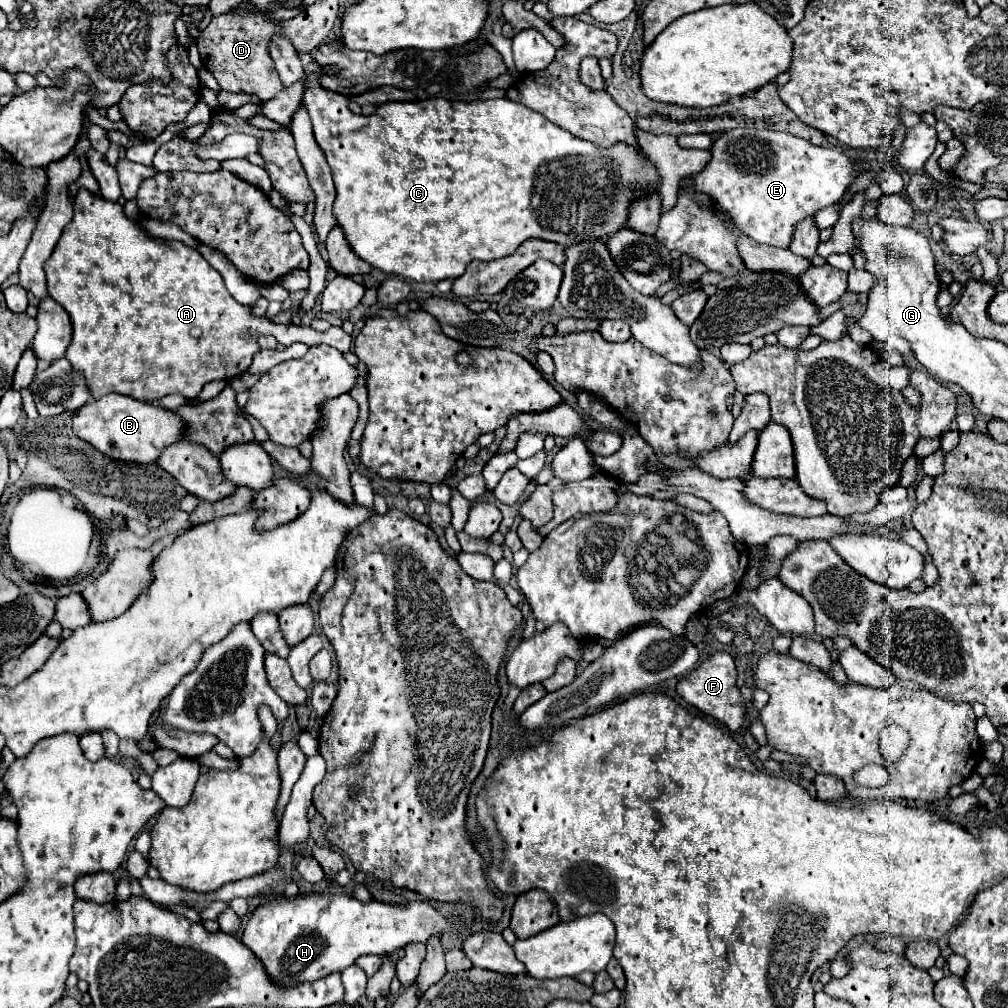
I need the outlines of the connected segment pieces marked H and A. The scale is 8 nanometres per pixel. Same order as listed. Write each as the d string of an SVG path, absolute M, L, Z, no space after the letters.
M297 894L293 898L287 896L269 896L265 902L251 914L241 942L261 960L267 976L277 986L295 986L303 982L315 982L325 978L331 972L341 972L343 968L355 964L355 960L363 954L391 954L397 948L405 948L409 942L423 942L431 936L445 936L447 932L459 928L457 922L449 922L427 902L411 902L407 906L393 906L371 900L367 904L359 902L347 894Z
M81 188L73 200L73 220L63 228L63 234L53 250L53 254L49 256L47 264L45 264L45 274L47 274L47 288L49 288L49 296L53 300L57 300L71 316L73 322L73 340L65 352L65 358L71 362L71 366L75 370L81 370L85 374L87 386L91 388L91 396L93 398L101 398L105 394L117 392L117 394L125 394L131 396L135 400L155 400L155 398L163 398L167 394L183 394L187 398L197 398L201 388L211 382L211 380L227 380L227 368L231 366L231 378L243 374L249 366L253 356L259 350L257 338L261 334L273 334L277 340L281 342L289 342L289 328L283 324L273 324L267 318L257 318L253 316L249 306L239 304L225 288L221 274L211 268L211 264L195 250L195 248L187 248L185 244L179 244L175 240L159 240L155 236L149 236L141 226L137 226L135 222L131 222L125 214L121 204L117 202L107 202L101 196L91 194L89 190Z

